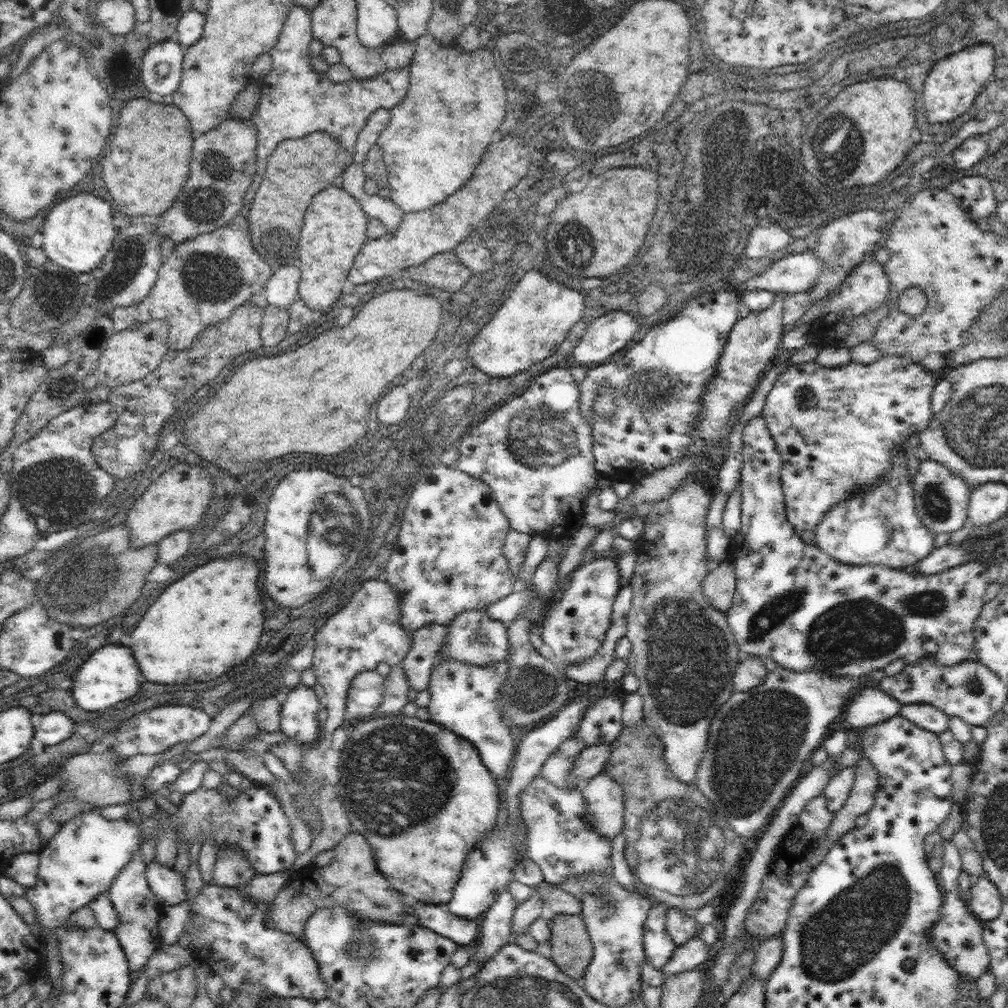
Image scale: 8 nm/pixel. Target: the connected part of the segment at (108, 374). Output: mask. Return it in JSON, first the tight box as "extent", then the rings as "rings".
{"extent":[94,319,169,388],"rings":[[[152,319],[150,322],[136,322],[108,339],[107,347],[99,356],[94,377],[98,379],[99,385],[110,388],[140,380],[162,362],[169,349],[168,321]]]}

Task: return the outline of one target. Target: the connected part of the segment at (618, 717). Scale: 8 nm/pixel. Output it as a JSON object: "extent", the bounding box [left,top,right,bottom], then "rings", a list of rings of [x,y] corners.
{"extent":[570,696,623,748],"rings":[[[618,696],[592,698],[579,729],[570,740],[582,741],[586,748],[614,743],[623,729],[623,703],[620,699]]]}

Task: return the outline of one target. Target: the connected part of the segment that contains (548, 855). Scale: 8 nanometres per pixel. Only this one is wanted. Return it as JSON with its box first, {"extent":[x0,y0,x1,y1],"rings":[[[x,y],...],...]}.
{"extent":[519,774,612,885],"rings":[[[539,774],[529,788],[519,794],[521,800],[521,816],[527,827],[527,857],[541,868],[544,881],[548,884],[560,885],[569,878],[580,878],[591,870],[609,870],[612,864],[612,844],[602,836],[590,822],[586,820],[586,800],[578,788],[560,789]]]}

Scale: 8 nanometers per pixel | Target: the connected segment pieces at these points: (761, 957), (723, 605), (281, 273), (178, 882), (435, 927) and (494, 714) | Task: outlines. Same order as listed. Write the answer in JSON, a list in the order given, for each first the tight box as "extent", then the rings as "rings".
[{"extent":[751,934,783,982],"rings":[[[781,934],[765,938],[755,944],[756,958],[751,966],[751,974],[766,982],[782,960],[783,942]]]},{"extent":[702,559,736,614],"rings":[[[730,559],[712,566],[702,583],[709,603],[725,614],[732,606],[736,585],[735,566]]]},{"extent":[263,266,299,308],"rings":[[[282,266],[268,279],[263,294],[269,304],[280,308],[288,308],[299,296],[299,266]]]},{"extent":[145,859,187,906],"rings":[[[153,859],[147,864],[145,875],[150,890],[162,904],[172,906],[187,900],[184,880],[175,868],[161,865]]]},{"extent":[415,901,478,948],"rings":[[[418,901],[415,908],[416,922],[438,934],[451,938],[456,944],[473,948],[478,940],[478,920],[457,917],[445,905],[426,904]]]},{"extent":[427,659,517,792],"rings":[[[446,659],[436,665],[430,675],[431,700],[427,707],[430,722],[445,726],[472,743],[502,792],[508,784],[506,776],[510,776],[517,746],[510,736],[513,728],[504,720],[500,709],[500,690],[504,686],[506,675],[508,665],[505,660],[483,667]]]}]

